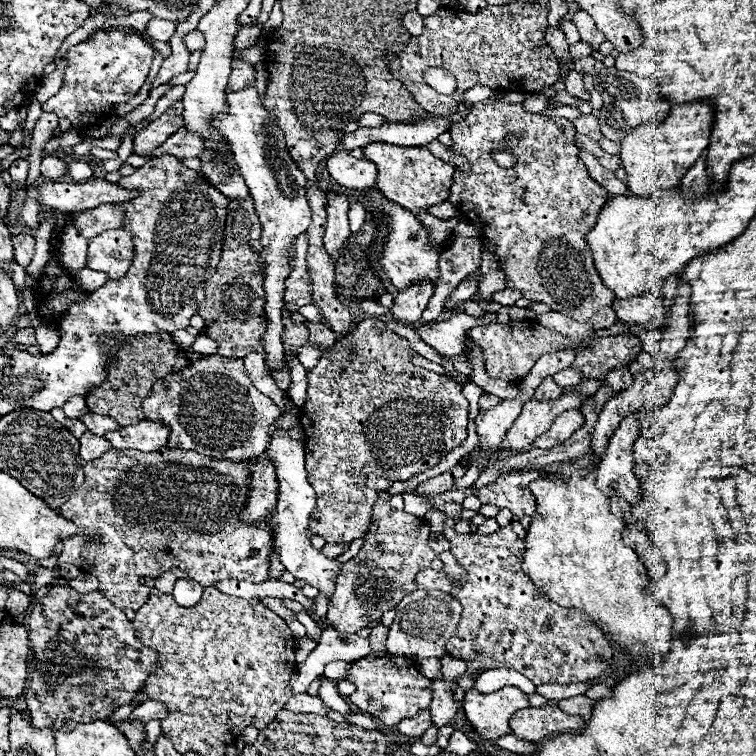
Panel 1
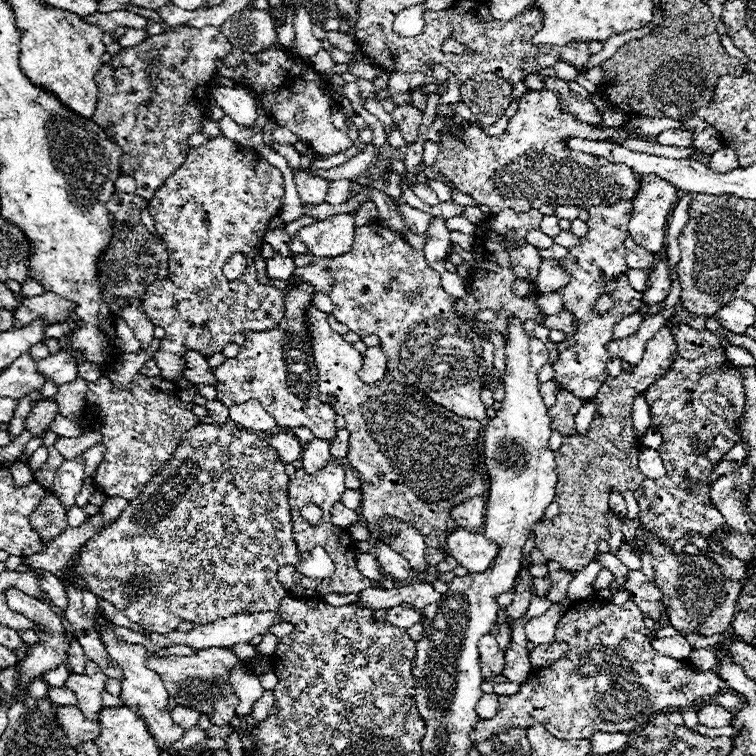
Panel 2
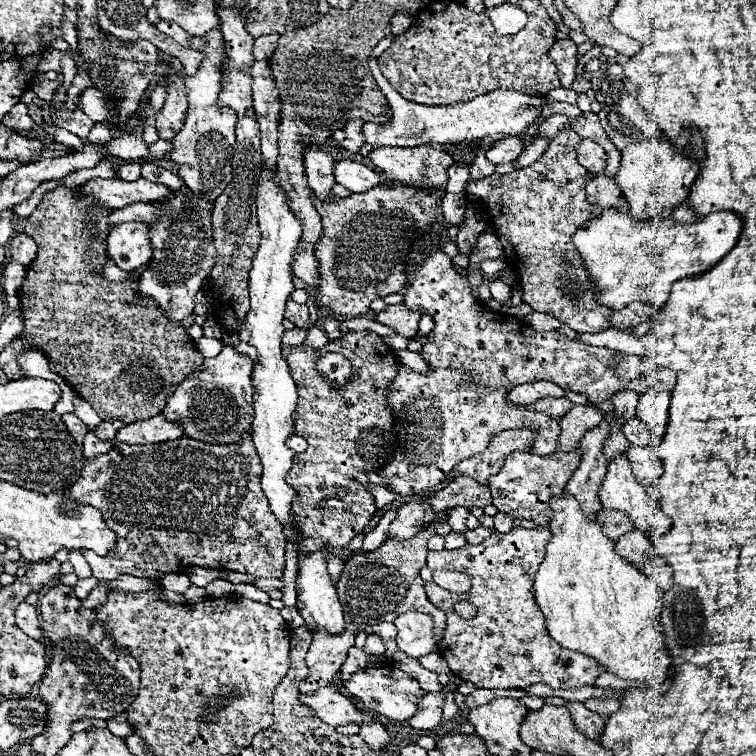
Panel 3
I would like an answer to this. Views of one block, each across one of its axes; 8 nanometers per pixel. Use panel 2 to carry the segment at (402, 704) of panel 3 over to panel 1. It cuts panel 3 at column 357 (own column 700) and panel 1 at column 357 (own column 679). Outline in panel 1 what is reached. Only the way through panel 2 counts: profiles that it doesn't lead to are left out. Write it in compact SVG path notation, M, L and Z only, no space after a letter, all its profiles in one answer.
M370 654L348 664L346 680L356 684L356 692L350 696L350 702L360 710L372 714L386 726L396 726L400 720L414 718L420 710L430 708L430 700L432 700L430 680L416 670L412 658L396 656L396 654L386 654L380 658Z

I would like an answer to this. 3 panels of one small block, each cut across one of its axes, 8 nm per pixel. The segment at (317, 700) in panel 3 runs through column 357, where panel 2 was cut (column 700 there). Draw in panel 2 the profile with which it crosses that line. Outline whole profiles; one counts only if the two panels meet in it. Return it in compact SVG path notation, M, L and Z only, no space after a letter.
M706 704L698 710L698 720L702 726L708 726L708 728L722 728L722 726L728 726L730 720L732 720L732 714L726 712L722 706L718 704Z

